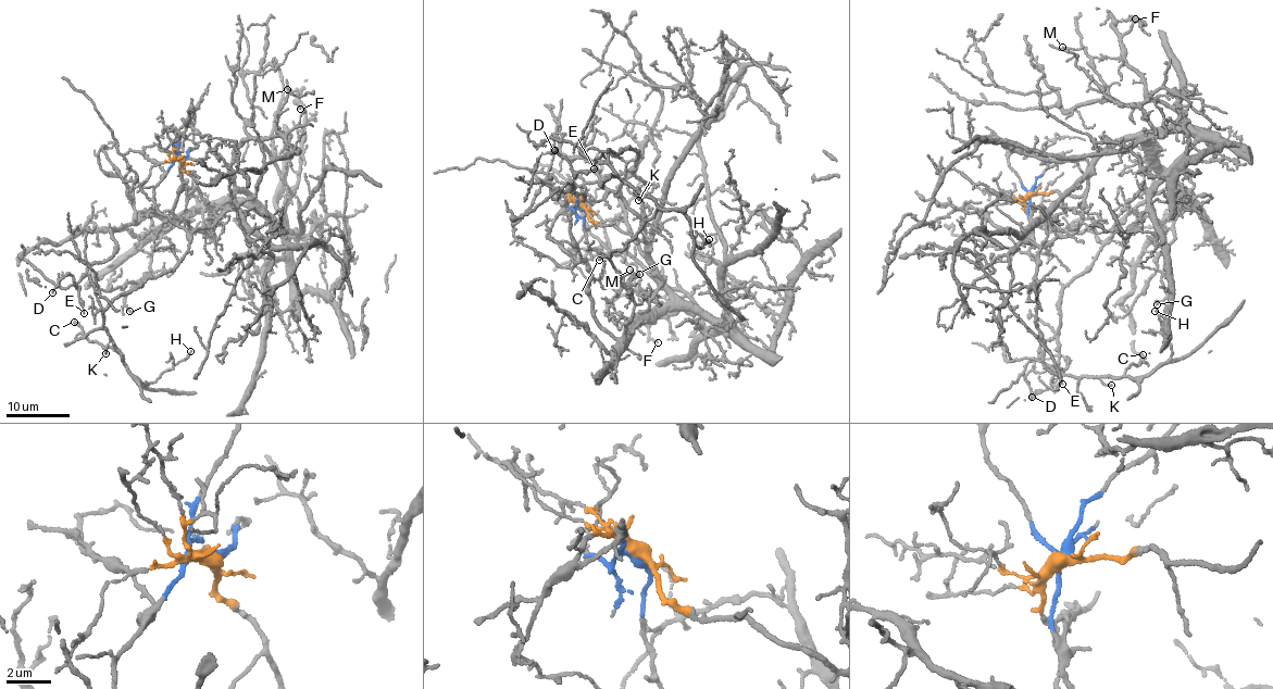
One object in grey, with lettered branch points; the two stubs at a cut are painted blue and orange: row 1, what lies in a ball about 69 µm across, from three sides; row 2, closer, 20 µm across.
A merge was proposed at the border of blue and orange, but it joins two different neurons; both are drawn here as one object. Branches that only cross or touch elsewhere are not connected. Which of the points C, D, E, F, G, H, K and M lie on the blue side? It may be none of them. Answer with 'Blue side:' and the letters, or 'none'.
Blue side: C, H, K

